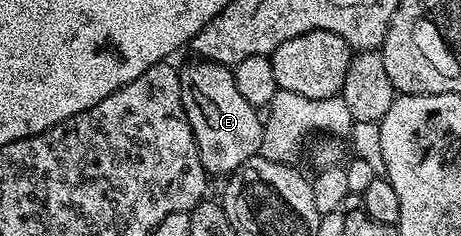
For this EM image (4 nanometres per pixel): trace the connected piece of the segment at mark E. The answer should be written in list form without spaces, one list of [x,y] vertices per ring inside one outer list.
[[[193,59],[190,65],[180,66],[179,72],[183,111],[187,115],[187,123],[191,123],[191,131],[195,135],[195,143],[199,147],[199,159],[203,163],[206,174],[231,174],[247,159],[258,156],[261,148],[263,117],[258,106],[247,103],[247,99],[243,99],[243,94],[239,92],[239,87],[235,87],[232,68],[214,61]]]

